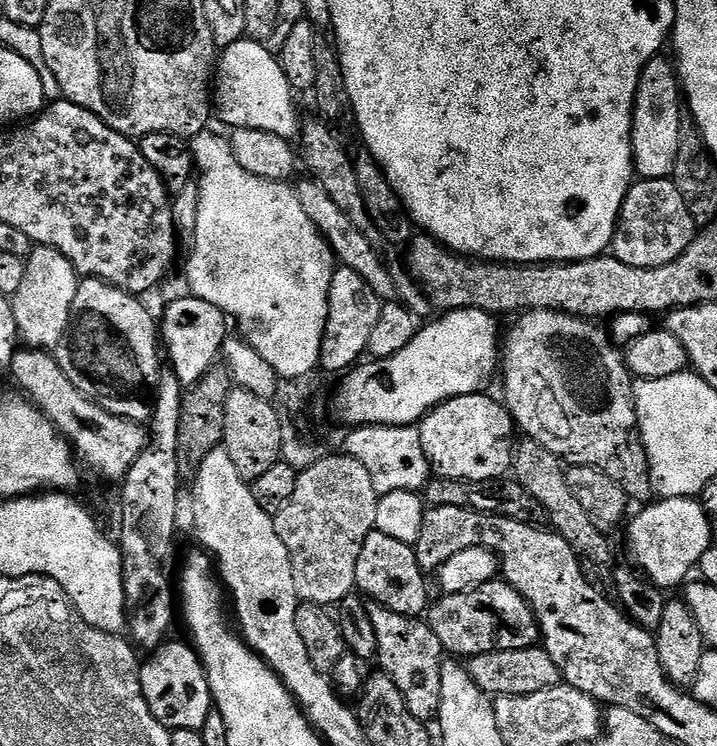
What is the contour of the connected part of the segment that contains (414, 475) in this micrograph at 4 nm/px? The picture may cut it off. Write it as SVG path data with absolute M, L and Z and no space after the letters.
M366 424L356 426L345 438L341 451L348 456L358 458L373 479L374 490L381 497L400 489L421 491L429 482L432 471L422 446L422 434L419 427L390 426L389 424Z

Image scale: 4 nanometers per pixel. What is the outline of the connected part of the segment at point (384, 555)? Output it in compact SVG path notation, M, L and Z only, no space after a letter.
M373 529L367 536L358 558L355 576L356 588L367 599L383 604L395 613L417 619L423 617L429 609L427 577L419 567L415 549L404 542L395 541L388 534Z

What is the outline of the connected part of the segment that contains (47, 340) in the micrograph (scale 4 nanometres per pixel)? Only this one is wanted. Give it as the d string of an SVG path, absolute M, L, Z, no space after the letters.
M33 247L32 253L26 257L25 277L22 278L21 289L11 297L14 310L14 322L21 341L24 340L29 349L52 350L59 340L65 339L66 333L72 322L72 307L74 306L74 294L78 290L80 280L74 266L60 252L53 248Z

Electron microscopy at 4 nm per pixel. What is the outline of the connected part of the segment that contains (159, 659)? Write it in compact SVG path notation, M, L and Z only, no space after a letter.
M168 642L155 649L149 656L152 657L140 664L140 685L150 706L150 714L158 718L163 728L169 730L201 728L206 718L214 711L214 705L204 664L195 648L188 642L184 644Z

